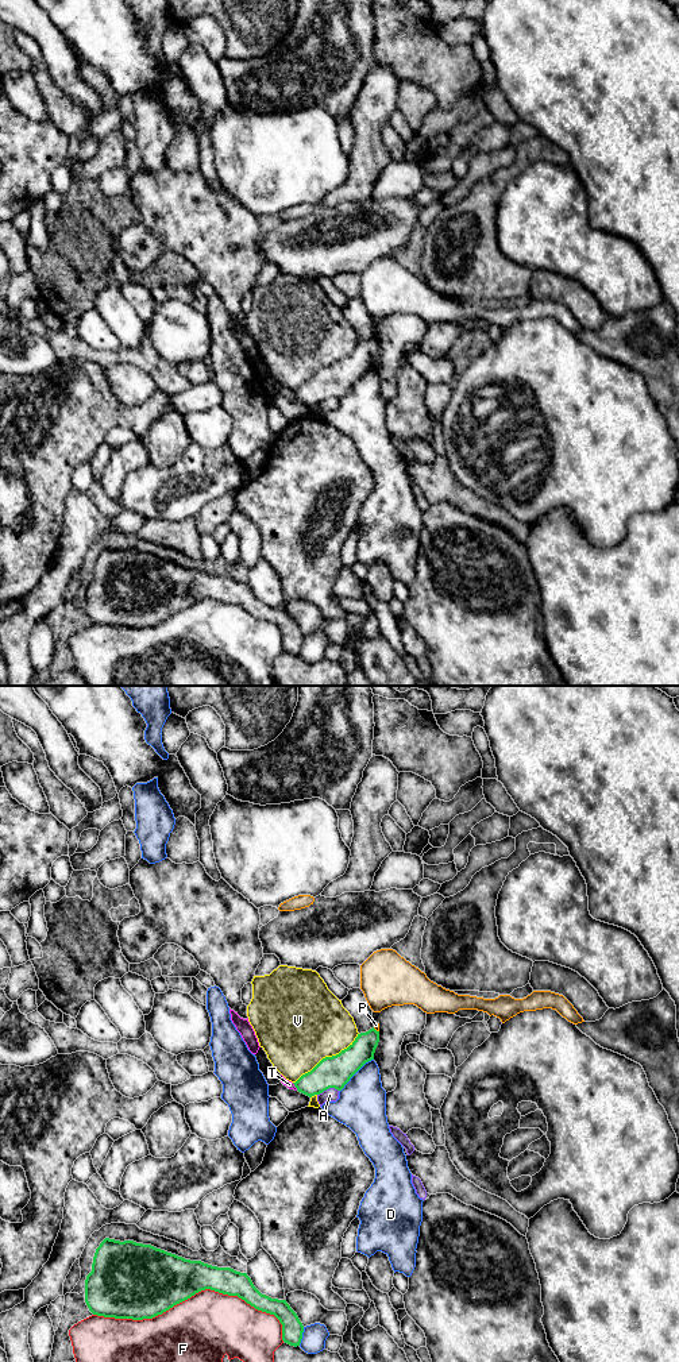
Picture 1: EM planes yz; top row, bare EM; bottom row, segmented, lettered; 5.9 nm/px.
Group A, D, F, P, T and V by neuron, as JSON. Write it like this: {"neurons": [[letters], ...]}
{"neurons": [["A", "T"], ["D"], ["F"], ["P"], ["V"]]}

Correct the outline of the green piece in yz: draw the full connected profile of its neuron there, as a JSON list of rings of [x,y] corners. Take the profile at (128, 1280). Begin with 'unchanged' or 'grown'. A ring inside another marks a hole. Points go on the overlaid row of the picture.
unchanged | [[[105,1238],[96,1249],[92,1272],[85,1280],[85,1303],[93,1315],[115,1319],[153,1319],[196,1293],[211,1289],[228,1296],[238,1296],[258,1311],[274,1315],[282,1324],[282,1340],[300,1346],[304,1326],[286,1300],[262,1295],[247,1273],[231,1268],[217,1268],[201,1261],[190,1261],[151,1245],[134,1241]]]

